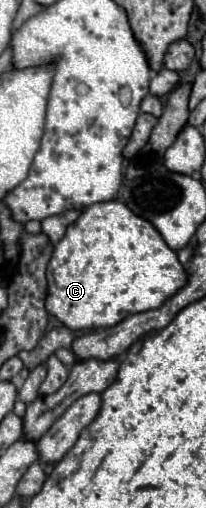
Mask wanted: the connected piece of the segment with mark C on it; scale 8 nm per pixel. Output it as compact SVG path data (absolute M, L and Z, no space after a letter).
M103 201L87 207L81 217L67 227L65 237L55 245L53 257L47 265L47 283L47 311L71 331L81 331L113 327L127 315L161 307L187 283L187 271L151 221L135 215L121 201Z

